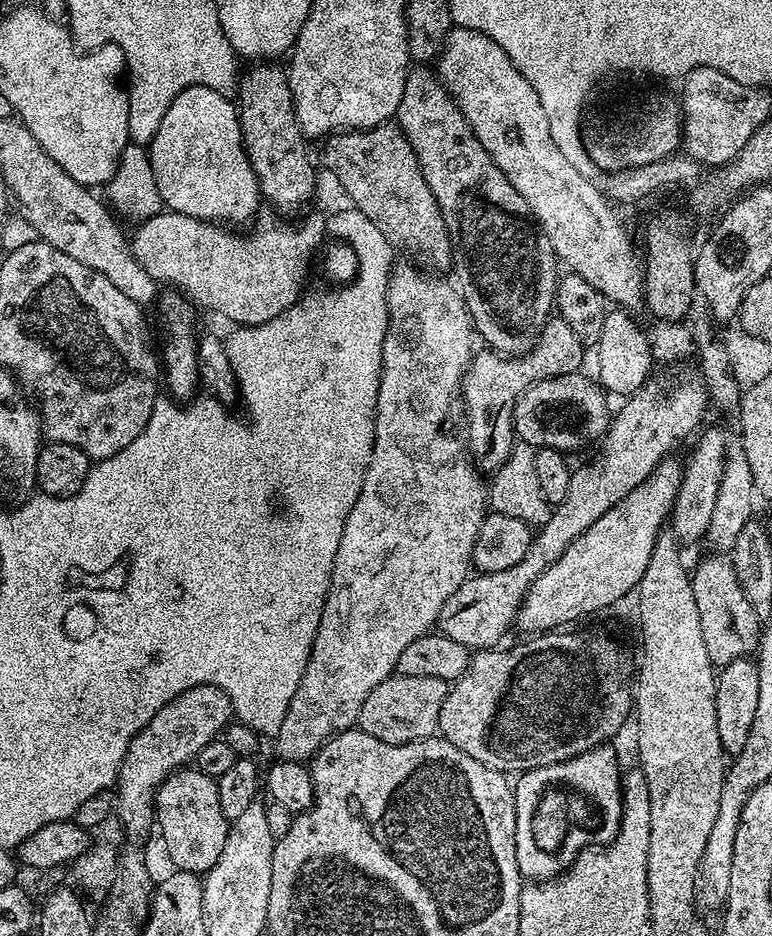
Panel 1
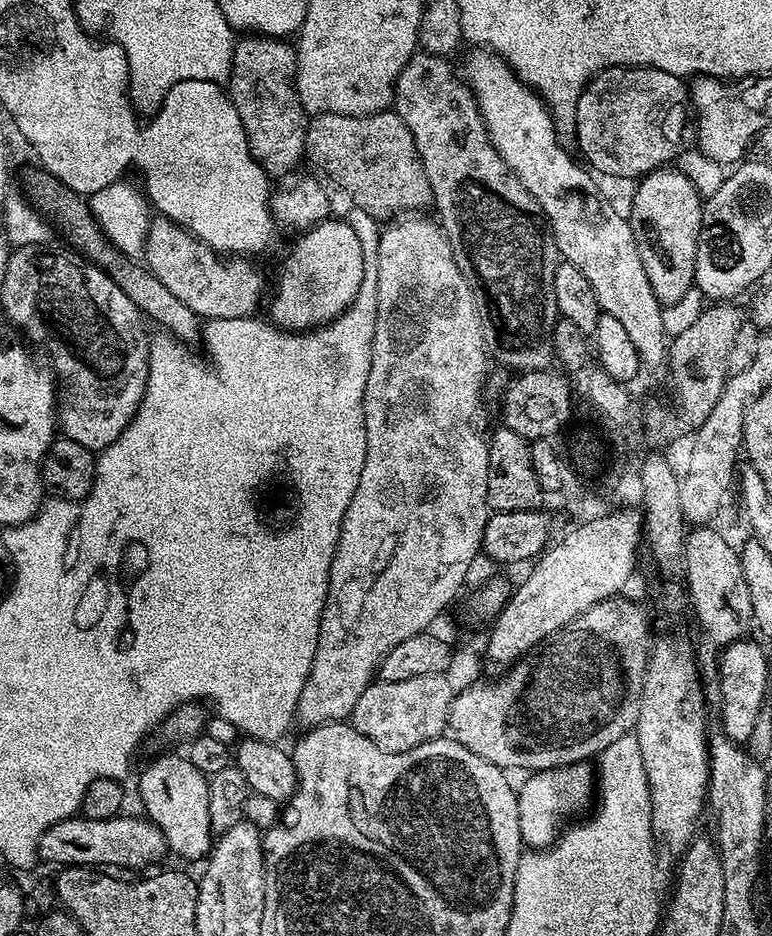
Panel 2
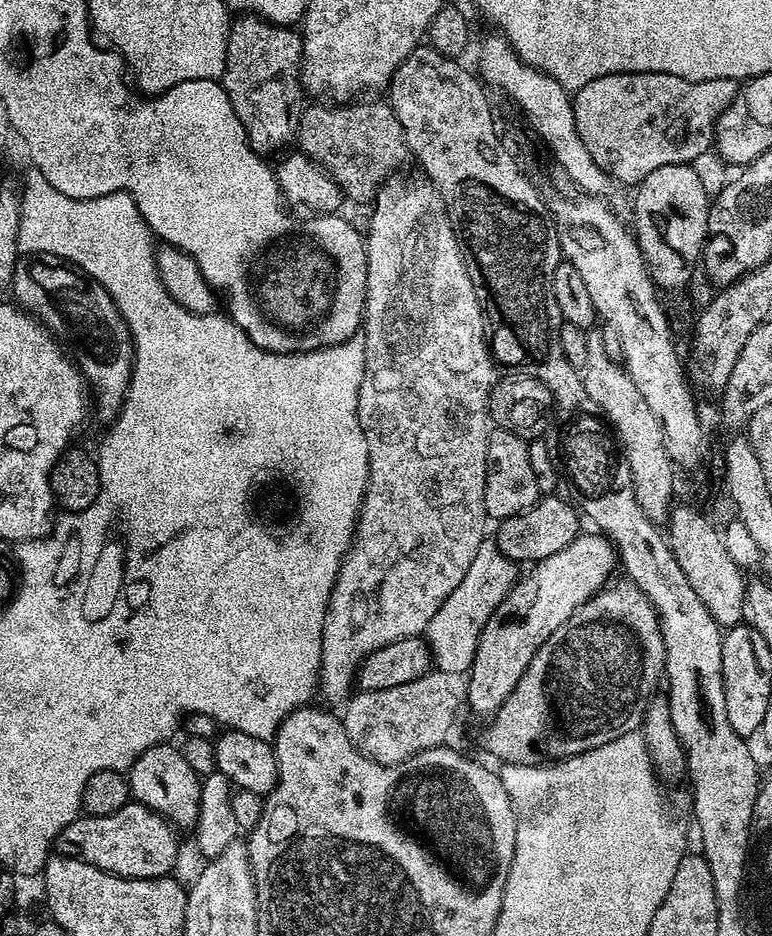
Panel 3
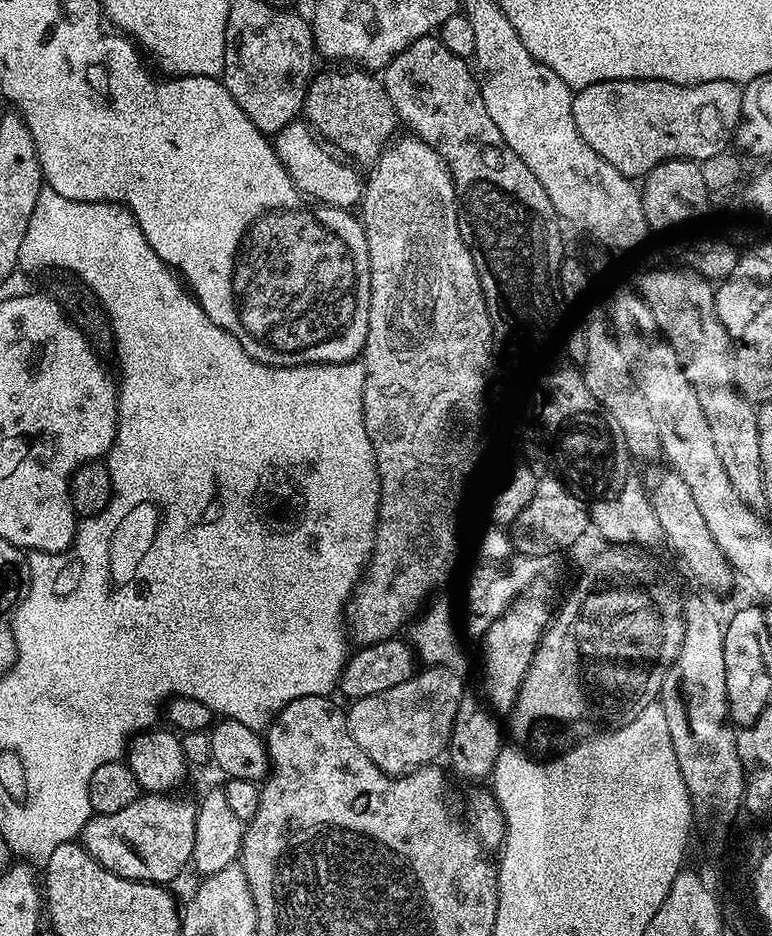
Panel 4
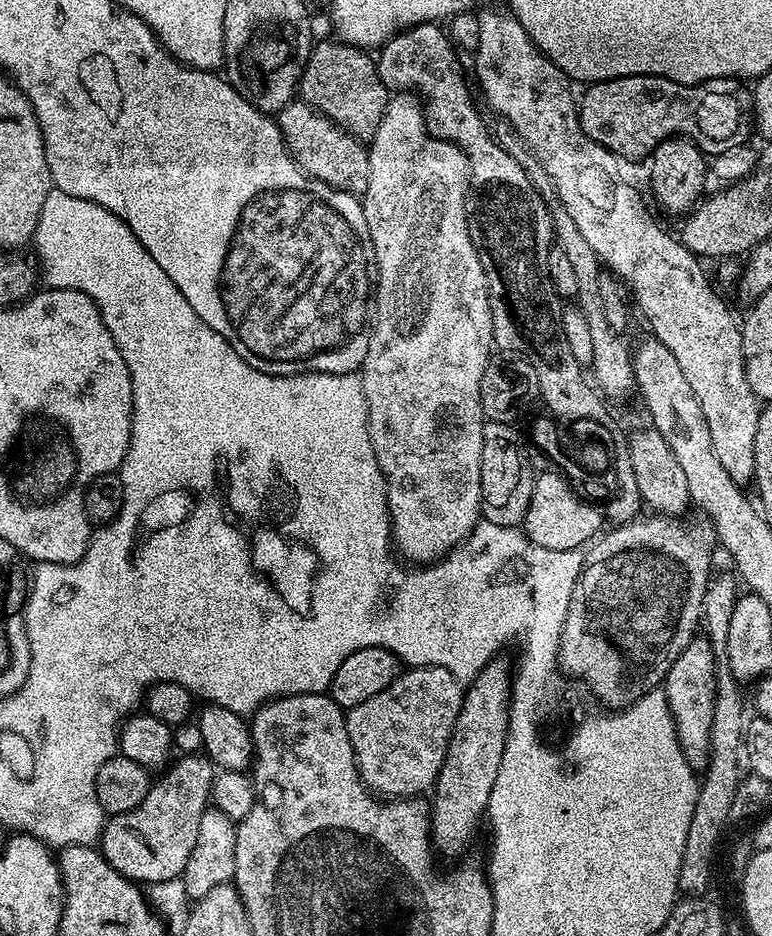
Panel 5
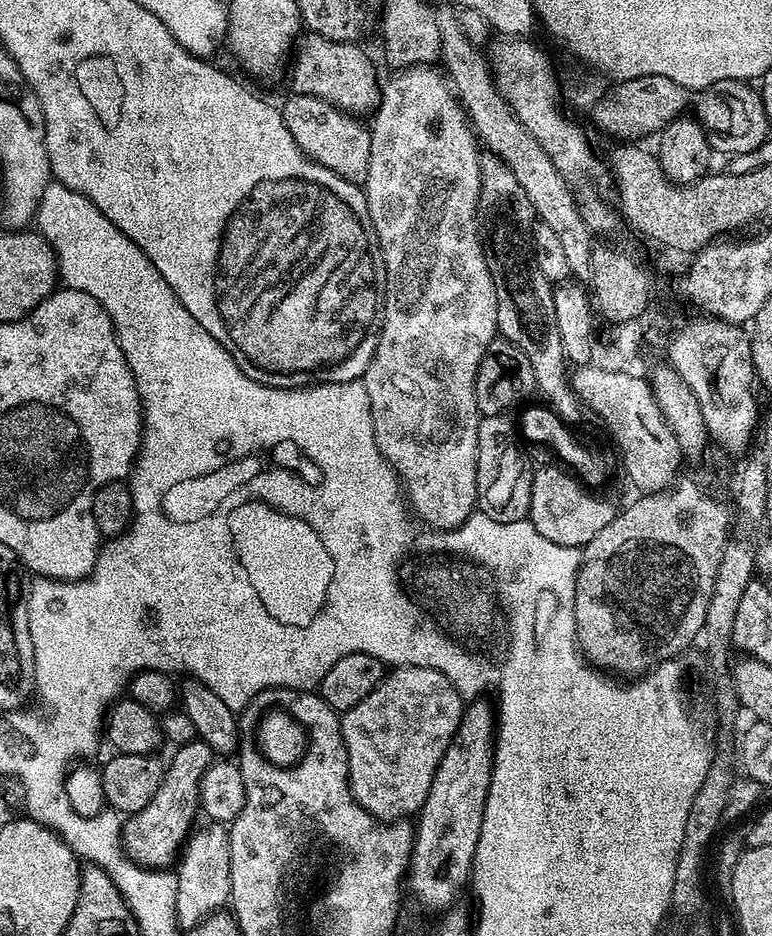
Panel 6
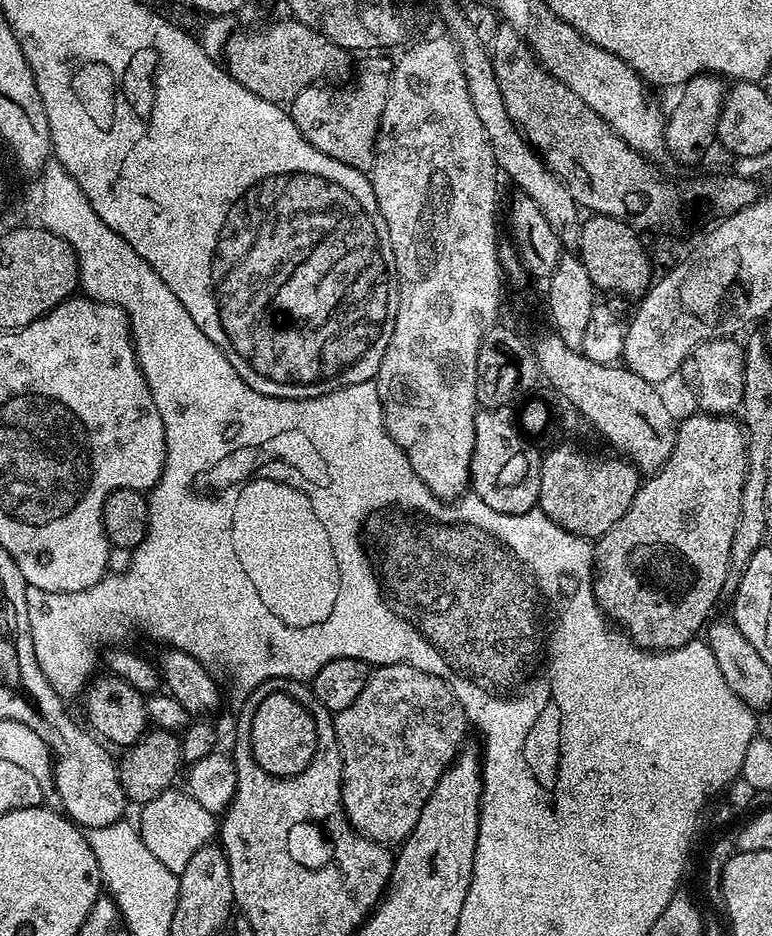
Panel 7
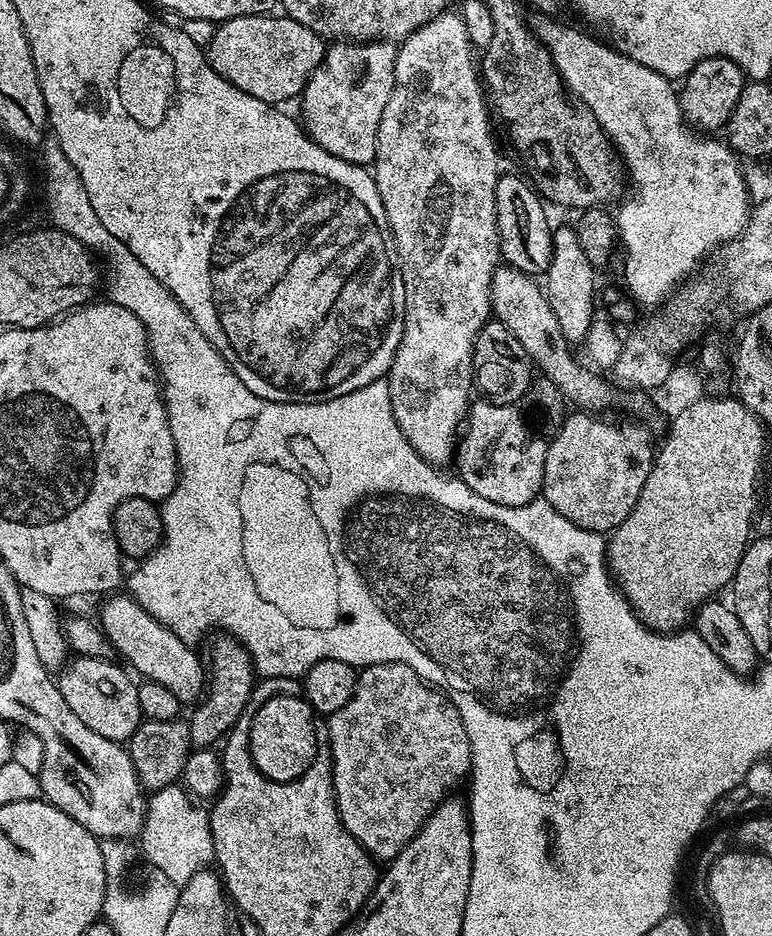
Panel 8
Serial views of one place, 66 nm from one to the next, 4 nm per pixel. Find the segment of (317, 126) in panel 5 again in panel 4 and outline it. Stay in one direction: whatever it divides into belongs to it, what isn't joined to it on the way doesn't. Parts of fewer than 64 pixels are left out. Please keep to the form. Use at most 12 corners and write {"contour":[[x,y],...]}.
{"contour":[[303,119],[276,157],[311,200],[351,209],[365,181]]}

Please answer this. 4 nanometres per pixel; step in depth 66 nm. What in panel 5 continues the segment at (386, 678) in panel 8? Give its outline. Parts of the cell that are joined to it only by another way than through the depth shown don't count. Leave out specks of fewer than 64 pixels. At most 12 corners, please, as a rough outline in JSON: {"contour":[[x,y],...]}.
{"contour":[[409,667],[347,709],[365,788],[427,793],[464,689]]}

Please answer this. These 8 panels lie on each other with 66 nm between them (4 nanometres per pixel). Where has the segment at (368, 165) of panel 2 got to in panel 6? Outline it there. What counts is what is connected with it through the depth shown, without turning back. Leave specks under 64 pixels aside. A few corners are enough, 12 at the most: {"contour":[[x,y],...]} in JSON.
{"contour":[[305,35],[291,91],[360,118],[382,80],[356,42]]}

